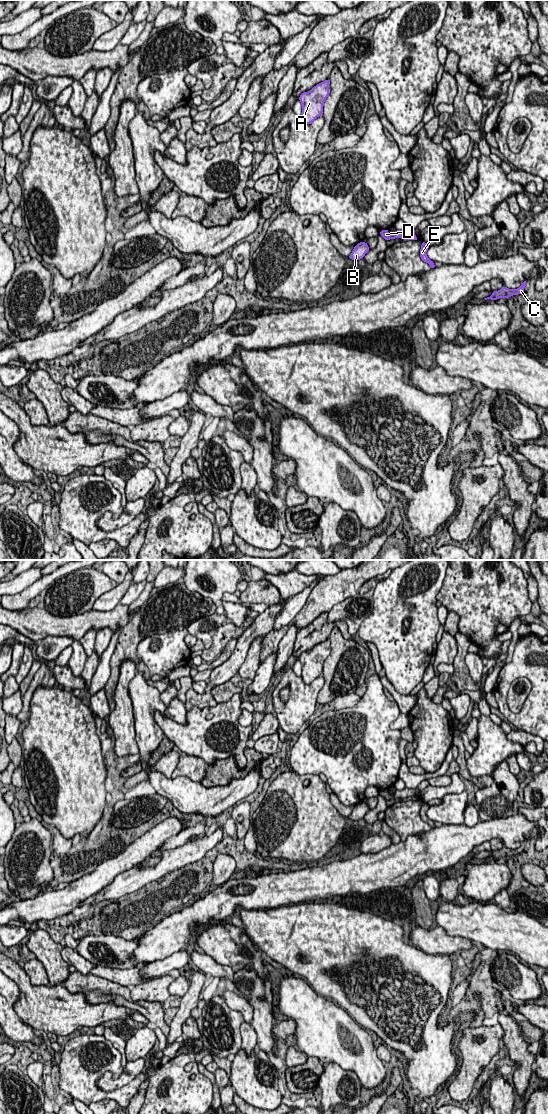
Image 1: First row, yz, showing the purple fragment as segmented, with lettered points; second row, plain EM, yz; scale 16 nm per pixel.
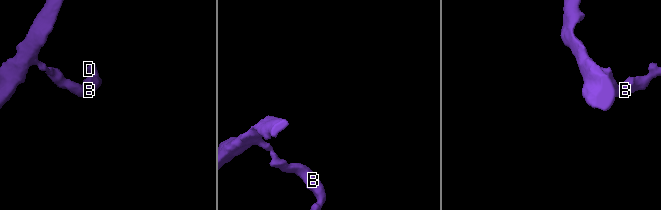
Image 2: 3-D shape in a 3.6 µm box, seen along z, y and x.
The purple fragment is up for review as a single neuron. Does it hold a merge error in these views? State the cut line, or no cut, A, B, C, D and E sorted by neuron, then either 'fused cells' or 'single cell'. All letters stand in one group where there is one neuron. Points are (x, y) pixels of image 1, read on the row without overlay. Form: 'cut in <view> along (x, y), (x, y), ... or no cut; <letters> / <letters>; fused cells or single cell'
cut in yz along (414, 794), (405, 799); A B D / C E; fused cells

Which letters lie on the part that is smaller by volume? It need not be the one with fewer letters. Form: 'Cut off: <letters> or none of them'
Cut off: C, E

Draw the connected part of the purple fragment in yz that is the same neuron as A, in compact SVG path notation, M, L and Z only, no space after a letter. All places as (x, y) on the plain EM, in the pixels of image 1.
M329 639L314 646L310 651L303 652L299 660L302 665L302 679L305 684L311 684L322 675L324 661L329 655Z

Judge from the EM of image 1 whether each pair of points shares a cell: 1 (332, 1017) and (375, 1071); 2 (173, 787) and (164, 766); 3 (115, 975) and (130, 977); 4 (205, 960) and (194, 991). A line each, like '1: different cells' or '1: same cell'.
1: same cell
2: different cells
3: same cell
4: different cells

